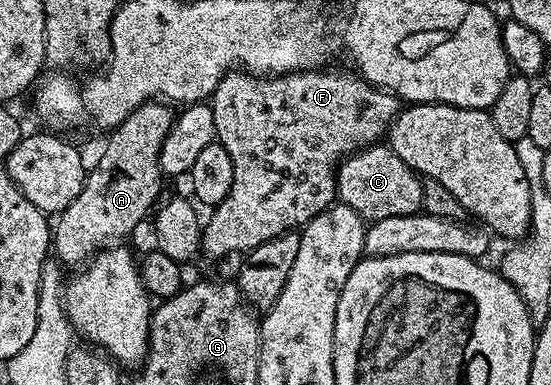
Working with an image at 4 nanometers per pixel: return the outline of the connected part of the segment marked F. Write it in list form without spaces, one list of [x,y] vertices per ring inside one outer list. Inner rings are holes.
[[[314,67],[299,73],[258,75],[230,71],[222,77],[211,98],[217,140],[231,154],[235,179],[227,199],[212,206],[213,213],[204,222],[201,247],[204,256],[246,255],[282,233],[300,230],[315,215],[338,200],[337,166],[360,149],[378,144],[403,108],[400,97],[376,85],[370,85],[356,72]]]

